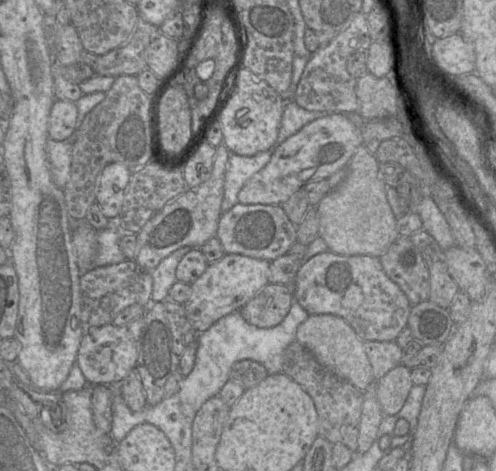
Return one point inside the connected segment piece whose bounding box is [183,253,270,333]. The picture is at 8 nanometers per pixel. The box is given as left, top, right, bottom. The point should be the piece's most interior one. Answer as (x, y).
(227, 284)

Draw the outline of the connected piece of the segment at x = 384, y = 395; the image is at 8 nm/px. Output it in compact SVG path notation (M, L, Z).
M399 364L376 381L376 398L384 415L392 416L402 409L414 385L411 370Z

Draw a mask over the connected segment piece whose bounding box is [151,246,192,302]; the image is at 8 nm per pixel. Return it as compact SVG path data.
M184 246L175 250L165 257L158 266L151 271L153 279L151 294L152 302L163 302L168 299L170 288L177 281L177 265L182 257L191 249L192 247Z

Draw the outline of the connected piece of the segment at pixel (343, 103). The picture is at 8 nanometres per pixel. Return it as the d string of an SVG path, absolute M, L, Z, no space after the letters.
M357 13L350 24L335 36L326 46L320 46L310 55L295 92L294 101L310 111L327 113L358 112L355 79L347 70L348 58L358 50L368 50L372 43L367 15Z

